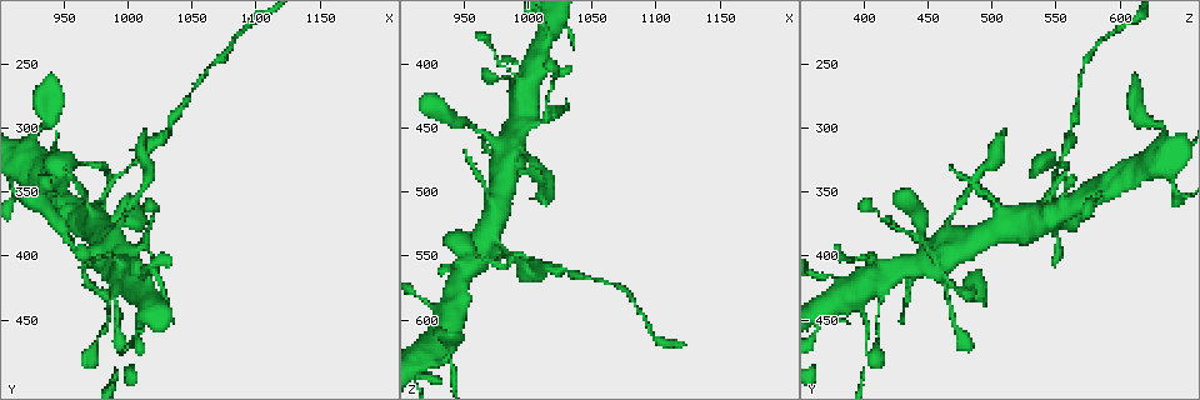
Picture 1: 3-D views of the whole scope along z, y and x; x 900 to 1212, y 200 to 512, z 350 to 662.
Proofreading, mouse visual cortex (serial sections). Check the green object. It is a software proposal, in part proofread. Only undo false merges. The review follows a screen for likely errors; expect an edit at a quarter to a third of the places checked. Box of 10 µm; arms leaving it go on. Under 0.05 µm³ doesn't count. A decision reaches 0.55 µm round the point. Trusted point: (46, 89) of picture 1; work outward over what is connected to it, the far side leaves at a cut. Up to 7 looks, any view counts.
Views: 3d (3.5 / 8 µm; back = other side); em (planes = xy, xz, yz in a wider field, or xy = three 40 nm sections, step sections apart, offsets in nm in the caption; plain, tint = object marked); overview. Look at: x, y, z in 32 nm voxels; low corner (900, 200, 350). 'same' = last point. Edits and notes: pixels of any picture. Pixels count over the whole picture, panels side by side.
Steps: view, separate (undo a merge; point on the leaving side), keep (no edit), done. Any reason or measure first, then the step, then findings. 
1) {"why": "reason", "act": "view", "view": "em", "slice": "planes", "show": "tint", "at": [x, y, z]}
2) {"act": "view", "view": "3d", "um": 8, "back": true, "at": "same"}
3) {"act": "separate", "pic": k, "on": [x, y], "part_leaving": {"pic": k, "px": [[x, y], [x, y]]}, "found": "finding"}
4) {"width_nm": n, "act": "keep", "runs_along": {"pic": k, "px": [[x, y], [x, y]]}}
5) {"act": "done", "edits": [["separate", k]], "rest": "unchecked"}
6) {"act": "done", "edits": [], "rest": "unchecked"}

{"why": "thin arm on a thick one", "act": "view", "view": "3d", "um": 3.5, "at": [922, 318, 630]}

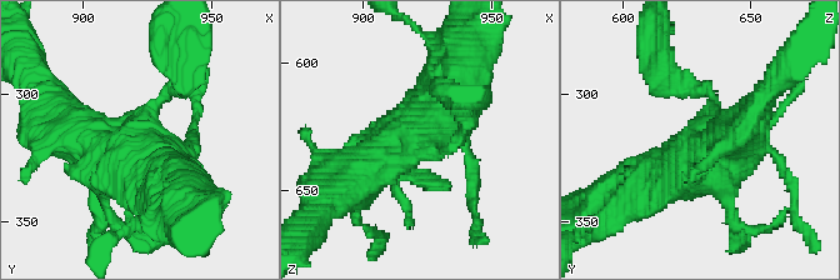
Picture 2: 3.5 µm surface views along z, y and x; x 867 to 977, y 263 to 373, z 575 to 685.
{"why": "shape alone is not enough", "act": "view", "view": "em", "slice": "xy", "step": 3, "show": "tint", "at": [924, 319, 629]}

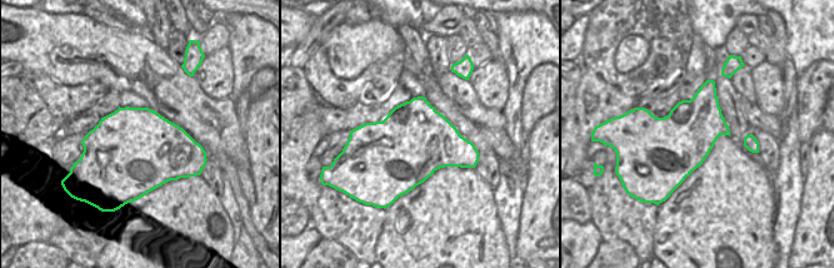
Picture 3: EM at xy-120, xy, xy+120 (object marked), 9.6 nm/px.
{"act": "keep", "runs_along": {"pic": 2, "px": [[708, 93], [689, 150], [618, 189]]}, "found": "one cell here"}

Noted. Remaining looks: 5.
{"why": "thick turns thin", "act": "view", "view": "3d", "um": 3.5, "at": [984, 344, 552]}

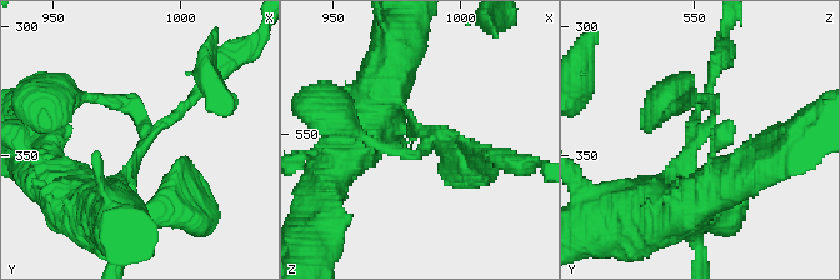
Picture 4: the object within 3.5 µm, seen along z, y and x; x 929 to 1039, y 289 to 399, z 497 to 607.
{"act": "view", "view": "em", "slice": "xy", "step": 3, "show": "tint", "at": [987, 344, 551]}

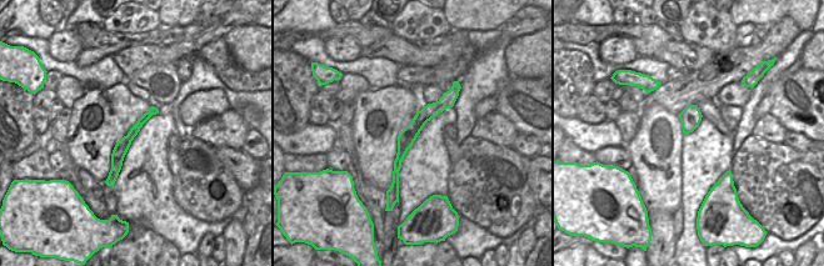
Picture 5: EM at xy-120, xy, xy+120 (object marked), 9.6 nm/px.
{"width_nm": 160, "act": "separate", "pic": 4, "on": [711, 78], "part_leaving": {"pic": 4, "px": [[460, 136], [514, 165], [540, 161]]}, "found": "a second cell is stuck on"}

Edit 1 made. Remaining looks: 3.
{"act": "done", "edits": [["separate", 4]], "rest": "unchecked"}

